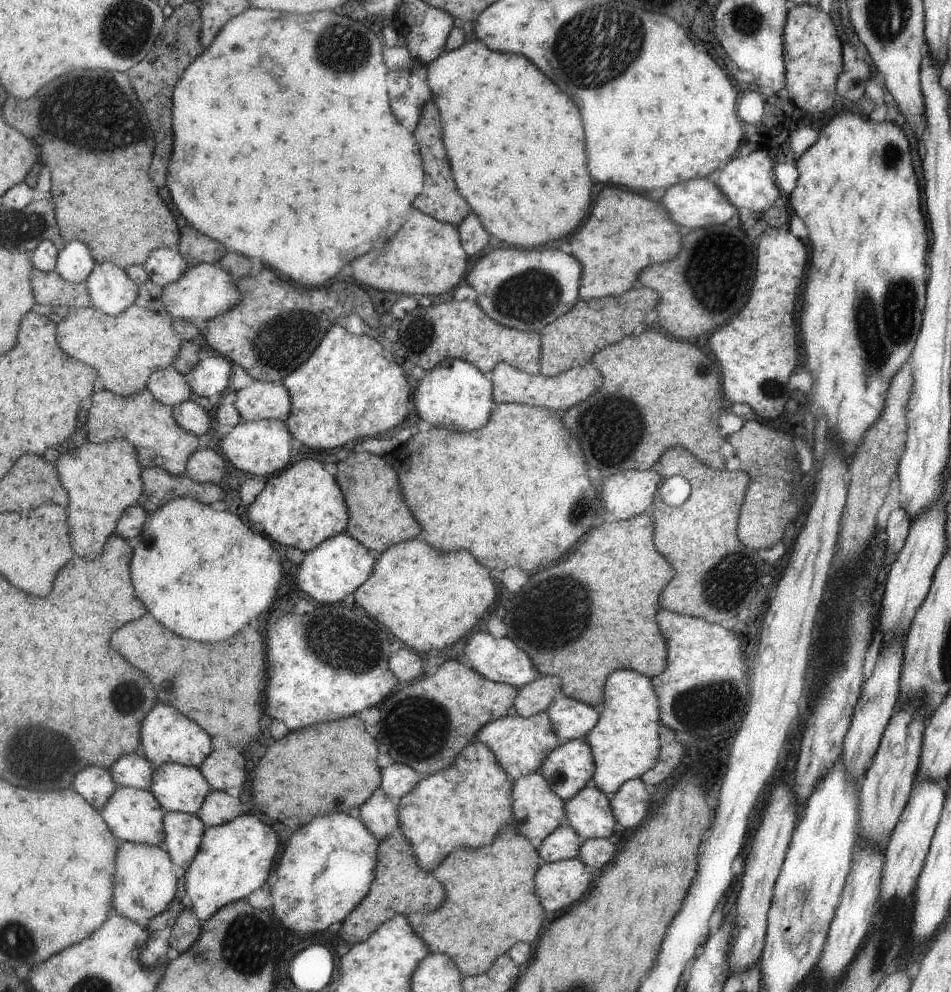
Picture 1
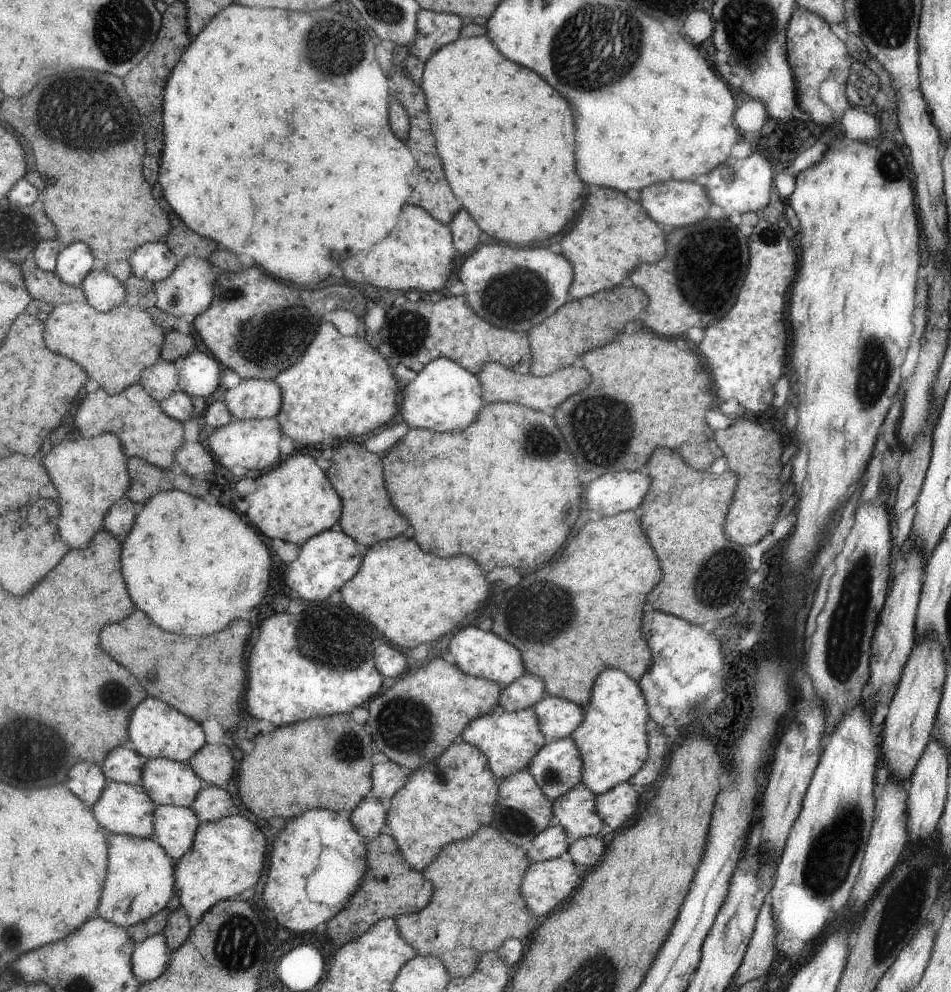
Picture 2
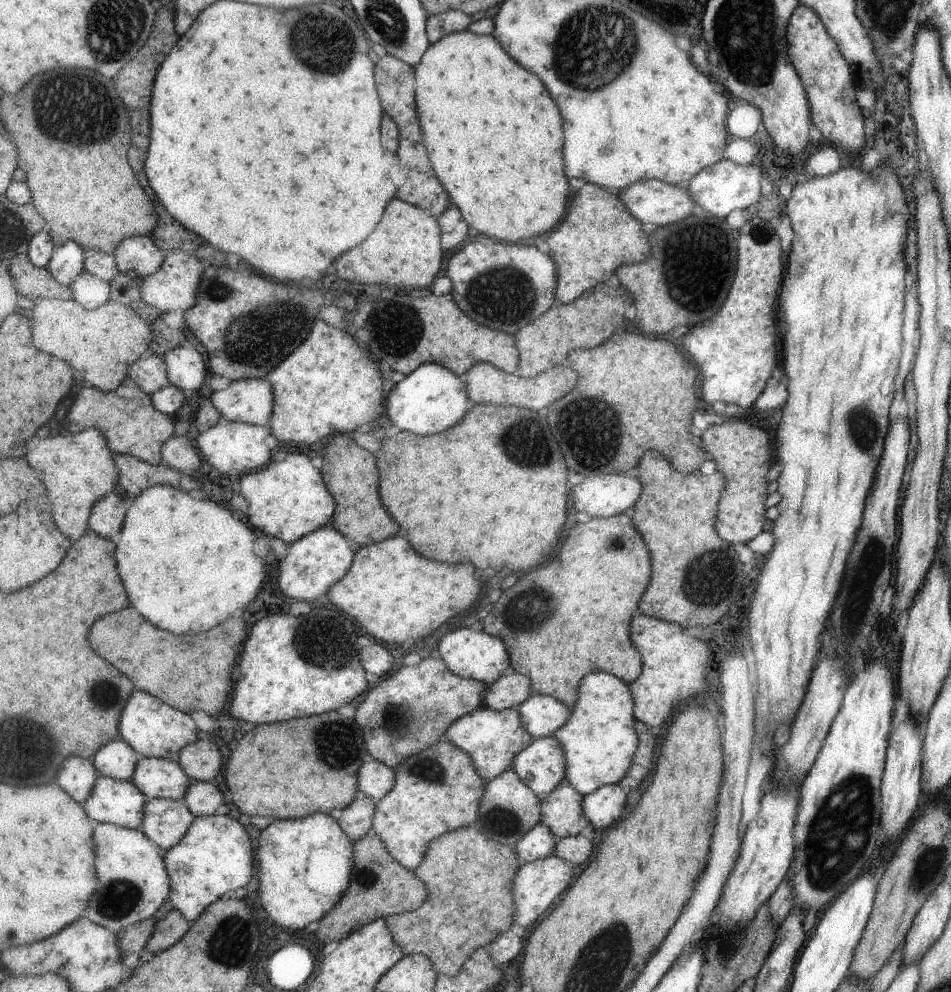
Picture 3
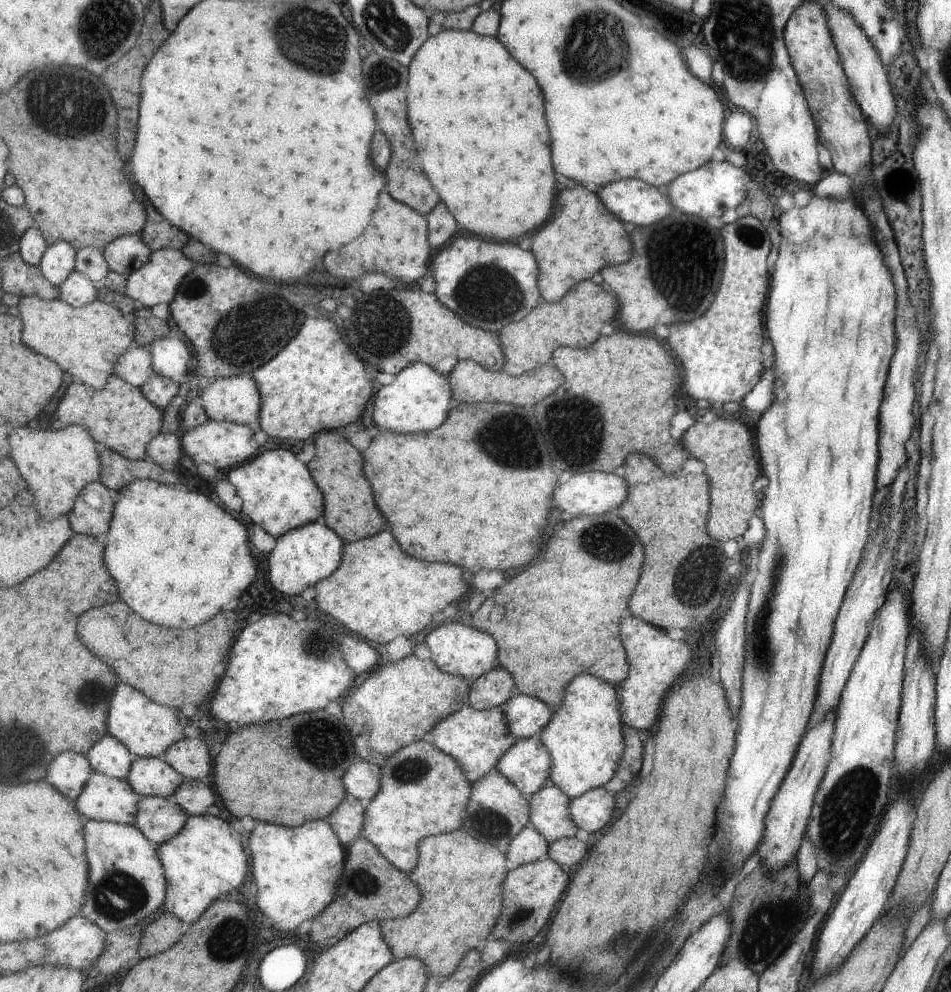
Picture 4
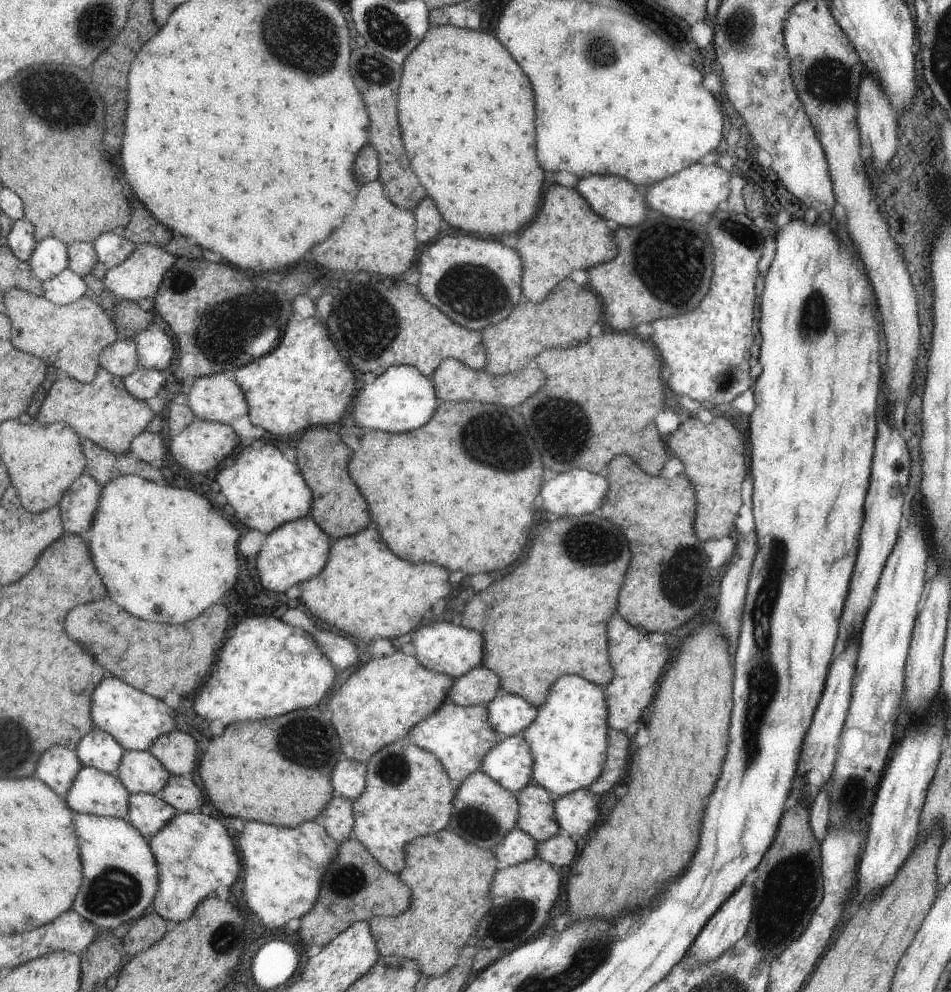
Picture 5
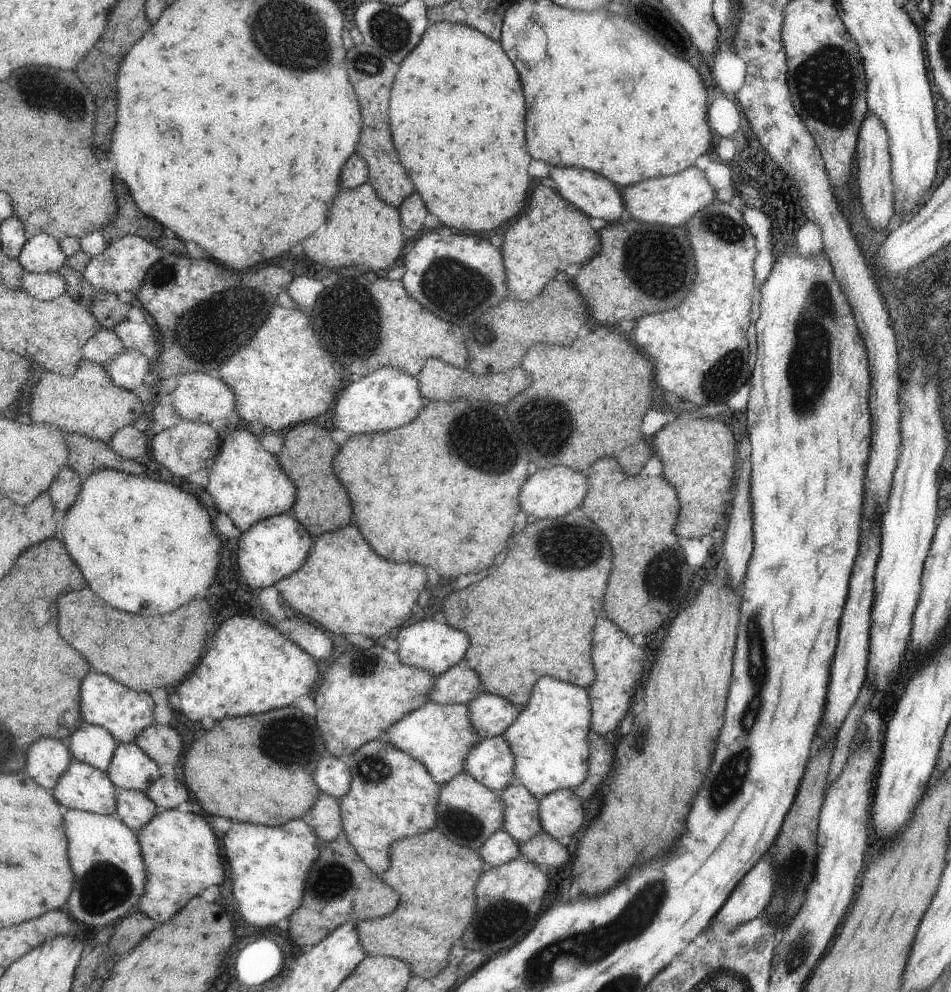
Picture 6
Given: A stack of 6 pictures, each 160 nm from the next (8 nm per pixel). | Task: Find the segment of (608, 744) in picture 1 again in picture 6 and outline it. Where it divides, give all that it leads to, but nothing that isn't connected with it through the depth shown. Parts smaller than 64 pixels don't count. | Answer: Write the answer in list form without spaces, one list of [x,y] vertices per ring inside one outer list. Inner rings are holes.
[[[553,677],[537,680],[517,720],[501,734],[513,752],[514,782],[521,783],[536,798],[583,783],[589,772],[591,716],[585,687]]]

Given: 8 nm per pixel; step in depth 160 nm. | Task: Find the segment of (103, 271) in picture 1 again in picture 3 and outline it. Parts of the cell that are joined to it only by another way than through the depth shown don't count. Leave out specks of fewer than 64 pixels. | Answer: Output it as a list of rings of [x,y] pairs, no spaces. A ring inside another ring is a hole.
[[[83,272],[71,288],[76,294],[75,300],[89,310],[99,308],[111,300],[112,286],[110,282],[89,272]]]

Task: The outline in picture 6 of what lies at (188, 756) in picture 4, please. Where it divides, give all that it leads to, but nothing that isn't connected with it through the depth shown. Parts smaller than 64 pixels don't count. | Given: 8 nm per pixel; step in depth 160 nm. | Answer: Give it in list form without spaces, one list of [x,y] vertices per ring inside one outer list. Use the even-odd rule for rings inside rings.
[[[153,723],[136,743],[159,764],[175,766],[183,754],[183,738],[169,725]]]

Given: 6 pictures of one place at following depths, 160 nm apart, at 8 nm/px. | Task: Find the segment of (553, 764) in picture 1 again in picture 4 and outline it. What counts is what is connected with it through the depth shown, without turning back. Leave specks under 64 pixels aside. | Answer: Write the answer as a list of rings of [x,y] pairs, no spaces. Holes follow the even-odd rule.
[[[538,736],[517,739],[505,751],[497,768],[526,796],[533,795],[548,783],[552,758]]]

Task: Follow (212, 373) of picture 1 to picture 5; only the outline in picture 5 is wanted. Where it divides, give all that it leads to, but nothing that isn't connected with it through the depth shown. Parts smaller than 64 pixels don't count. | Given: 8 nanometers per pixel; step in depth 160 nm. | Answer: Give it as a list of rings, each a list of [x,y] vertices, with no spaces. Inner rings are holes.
[[[154,325],[140,332],[134,339],[138,344],[141,367],[169,373],[169,366],[175,358],[173,338],[169,342],[169,336],[163,330],[155,330]]]

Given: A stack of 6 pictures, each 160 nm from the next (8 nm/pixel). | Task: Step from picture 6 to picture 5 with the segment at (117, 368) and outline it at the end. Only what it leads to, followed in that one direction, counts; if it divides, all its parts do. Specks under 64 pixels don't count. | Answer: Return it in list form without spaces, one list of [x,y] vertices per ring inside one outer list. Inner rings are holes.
[[[139,366],[132,375],[125,377],[123,380],[133,396],[145,401],[155,398],[170,377],[171,373]]]

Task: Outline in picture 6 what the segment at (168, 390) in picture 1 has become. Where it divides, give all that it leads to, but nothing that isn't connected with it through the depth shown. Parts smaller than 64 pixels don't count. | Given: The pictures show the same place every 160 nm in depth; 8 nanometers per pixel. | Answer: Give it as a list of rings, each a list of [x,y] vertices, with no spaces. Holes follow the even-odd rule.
[[[101,329],[84,348],[84,358],[102,365],[115,360],[127,350],[124,340],[111,329]]]

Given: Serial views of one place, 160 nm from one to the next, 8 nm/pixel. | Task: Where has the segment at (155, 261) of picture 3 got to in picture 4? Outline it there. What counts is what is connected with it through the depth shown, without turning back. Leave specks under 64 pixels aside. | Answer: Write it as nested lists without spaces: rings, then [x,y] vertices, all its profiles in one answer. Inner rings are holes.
[[[141,234],[123,235],[110,242],[104,255],[112,271],[131,276],[137,267],[143,267],[152,258],[153,250],[142,239]]]

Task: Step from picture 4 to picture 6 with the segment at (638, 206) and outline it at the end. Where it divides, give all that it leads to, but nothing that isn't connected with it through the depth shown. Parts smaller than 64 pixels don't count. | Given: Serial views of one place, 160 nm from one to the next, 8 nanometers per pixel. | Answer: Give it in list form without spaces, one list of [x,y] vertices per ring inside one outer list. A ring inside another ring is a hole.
[[[551,165],[548,176],[555,182],[555,190],[571,204],[574,204],[581,212],[593,218],[601,218],[606,223],[615,223],[619,220],[621,212],[625,208],[621,187],[616,186],[607,177],[600,173],[594,173],[587,169],[577,167],[562,167]]]

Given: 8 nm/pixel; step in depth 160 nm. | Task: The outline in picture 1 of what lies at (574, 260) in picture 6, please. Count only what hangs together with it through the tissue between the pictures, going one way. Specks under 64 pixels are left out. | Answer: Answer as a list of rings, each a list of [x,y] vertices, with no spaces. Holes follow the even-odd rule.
[[[615,186],[601,188],[595,200],[589,220],[569,238],[569,252],[585,264],[585,284],[581,284],[579,292],[583,300],[623,294],[637,285],[641,268],[665,262],[679,252],[679,228],[659,200],[631,194]]]

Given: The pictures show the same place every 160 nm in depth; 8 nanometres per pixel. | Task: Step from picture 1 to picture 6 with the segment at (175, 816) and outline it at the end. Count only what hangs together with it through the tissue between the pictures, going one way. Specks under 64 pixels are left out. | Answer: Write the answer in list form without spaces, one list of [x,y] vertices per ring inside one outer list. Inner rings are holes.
[[[126,789],[121,790],[118,796],[118,809],[115,815],[137,832],[165,809],[161,808],[147,792]]]

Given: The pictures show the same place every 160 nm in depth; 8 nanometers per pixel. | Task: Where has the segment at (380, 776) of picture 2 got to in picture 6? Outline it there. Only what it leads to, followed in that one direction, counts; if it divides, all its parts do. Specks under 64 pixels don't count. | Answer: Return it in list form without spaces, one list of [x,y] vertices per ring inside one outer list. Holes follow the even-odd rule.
[[[325,756],[314,773],[317,784],[323,793],[342,799],[352,787],[354,781],[352,768],[347,759]]]

